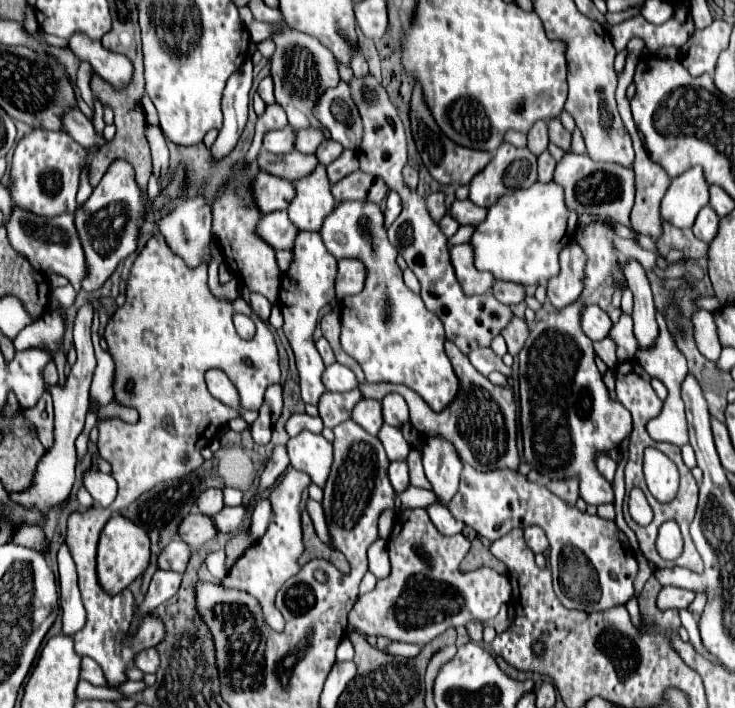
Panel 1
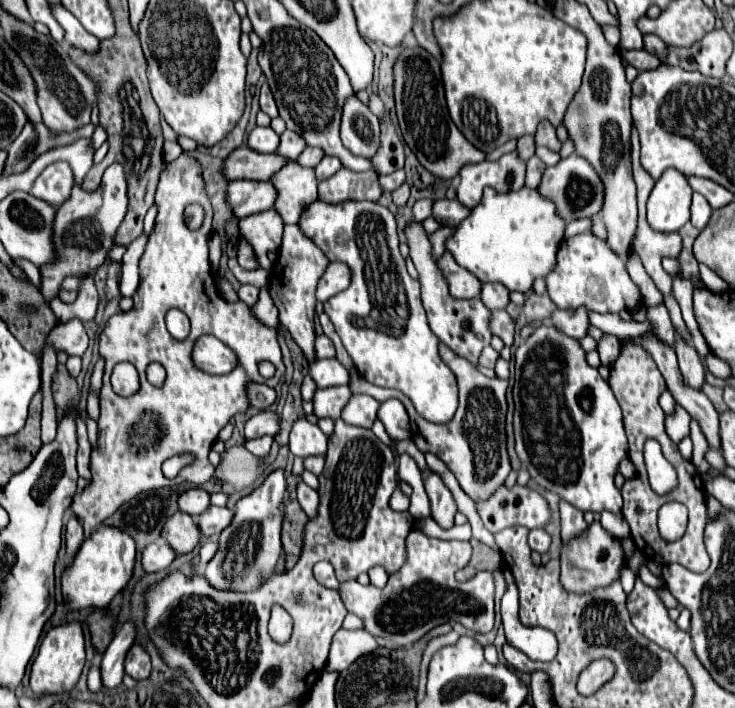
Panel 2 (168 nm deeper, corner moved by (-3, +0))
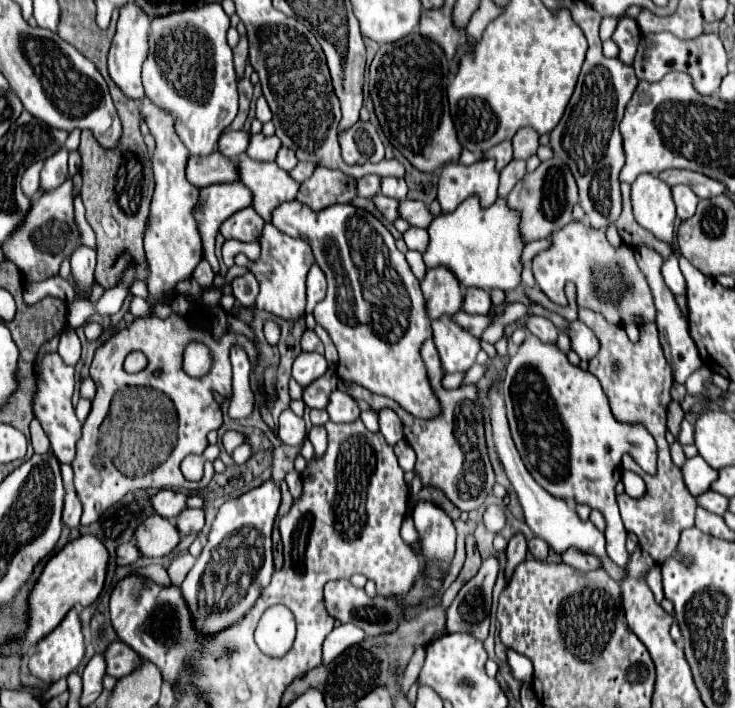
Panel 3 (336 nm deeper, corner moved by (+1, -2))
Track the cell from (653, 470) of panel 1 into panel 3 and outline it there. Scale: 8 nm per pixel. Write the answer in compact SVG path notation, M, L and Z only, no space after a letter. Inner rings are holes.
M528 336L520 344L518 352L510 358L506 376L502 380L502 396L508 410L512 440L532 478L546 492L558 498L572 500L576 504L586 504L590 508L598 508L606 518L606 552L618 566L626 566L630 556L626 550L628 532L620 520L614 486L620 482L618 480L620 460L624 452L628 452L644 472L656 474L658 456L656 456L656 442L652 440L652 436L644 432L644 426L640 424L618 422L608 408L608 398L604 396L596 376L592 376L588 370L580 366L570 364L566 354L556 344L546 344L542 340L536 340L536 336Z

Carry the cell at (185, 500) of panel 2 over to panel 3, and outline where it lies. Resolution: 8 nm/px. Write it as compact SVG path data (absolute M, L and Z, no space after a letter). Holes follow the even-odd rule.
M160 490L156 496L152 496L154 510L164 516L166 520L176 520L176 516L186 508L188 494L174 492L174 490Z

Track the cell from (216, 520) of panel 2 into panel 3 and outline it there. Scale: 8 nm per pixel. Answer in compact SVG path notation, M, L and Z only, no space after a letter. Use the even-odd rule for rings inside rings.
M186 508L182 510L182 514L176 518L176 526L180 528L182 536L190 536L190 534L198 534L204 528L204 510L194 510L194 508Z

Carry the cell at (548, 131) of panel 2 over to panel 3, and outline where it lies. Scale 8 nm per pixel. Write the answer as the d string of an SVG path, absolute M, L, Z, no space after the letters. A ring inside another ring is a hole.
M522 128L512 138L512 144L514 144L514 158L526 160L528 156L536 154L536 150L540 146L540 134L536 130L532 130L532 128Z

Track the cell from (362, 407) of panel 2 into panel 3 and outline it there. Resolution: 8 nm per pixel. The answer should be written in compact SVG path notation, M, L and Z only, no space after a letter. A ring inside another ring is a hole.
M340 390L332 392L326 412L330 414L330 420L338 422L338 424L354 422L356 418L360 418L360 408L358 408L356 400L350 394L340 392Z

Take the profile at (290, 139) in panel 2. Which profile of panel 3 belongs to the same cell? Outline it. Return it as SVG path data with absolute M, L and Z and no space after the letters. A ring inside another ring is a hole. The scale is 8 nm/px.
M252 134L248 156L258 162L272 162L276 160L276 152L282 148L278 136L264 136L264 134Z

